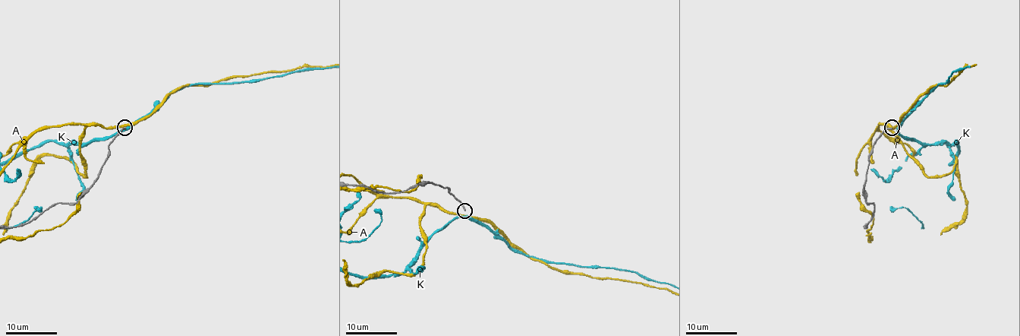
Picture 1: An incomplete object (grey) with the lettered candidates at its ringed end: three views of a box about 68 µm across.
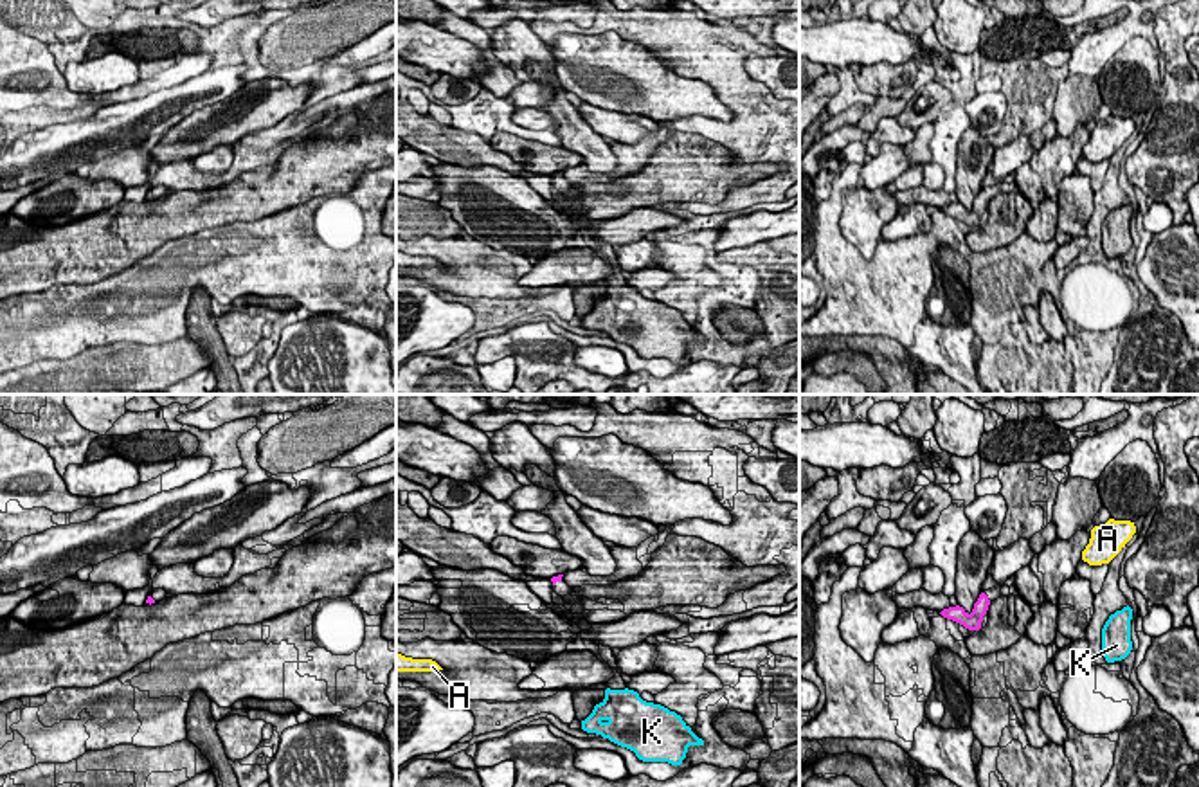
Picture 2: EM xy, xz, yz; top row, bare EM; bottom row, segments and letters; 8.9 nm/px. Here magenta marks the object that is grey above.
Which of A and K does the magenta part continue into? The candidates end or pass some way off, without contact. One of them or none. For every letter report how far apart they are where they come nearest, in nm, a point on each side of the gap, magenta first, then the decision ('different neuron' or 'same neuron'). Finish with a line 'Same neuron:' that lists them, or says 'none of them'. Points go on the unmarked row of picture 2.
A: 900 nm | yz (989, 197), (1082, 155) | different neuron
K: 1050 nm | yz (989, 200), (1102, 226) | same neuron
Same neuron: K

